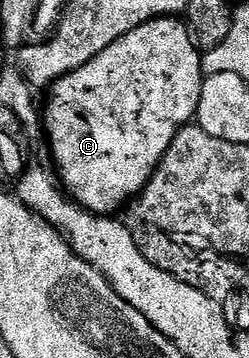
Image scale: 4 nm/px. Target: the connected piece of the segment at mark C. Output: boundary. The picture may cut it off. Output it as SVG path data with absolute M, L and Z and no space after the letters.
M160 17L135 27L135 31L131 31L127 35L123 35L123 39L111 43L111 47L107 47L107 51L95 55L95 59L91 59L86 65L71 71L65 77L60 77L51 86L51 92L48 94L48 96L50 95L49 106L43 109L43 132L48 138L49 152L55 166L55 172L66 194L72 200L92 213L98 215L117 215L144 191L151 179L151 175L159 167L167 147L171 147L177 132L180 129L184 129L186 125L196 118L197 108L199 107L199 95L201 94L201 82L203 80L201 59L202 54L199 52L197 44L193 41L193 36L189 34L188 24L176 17Z

